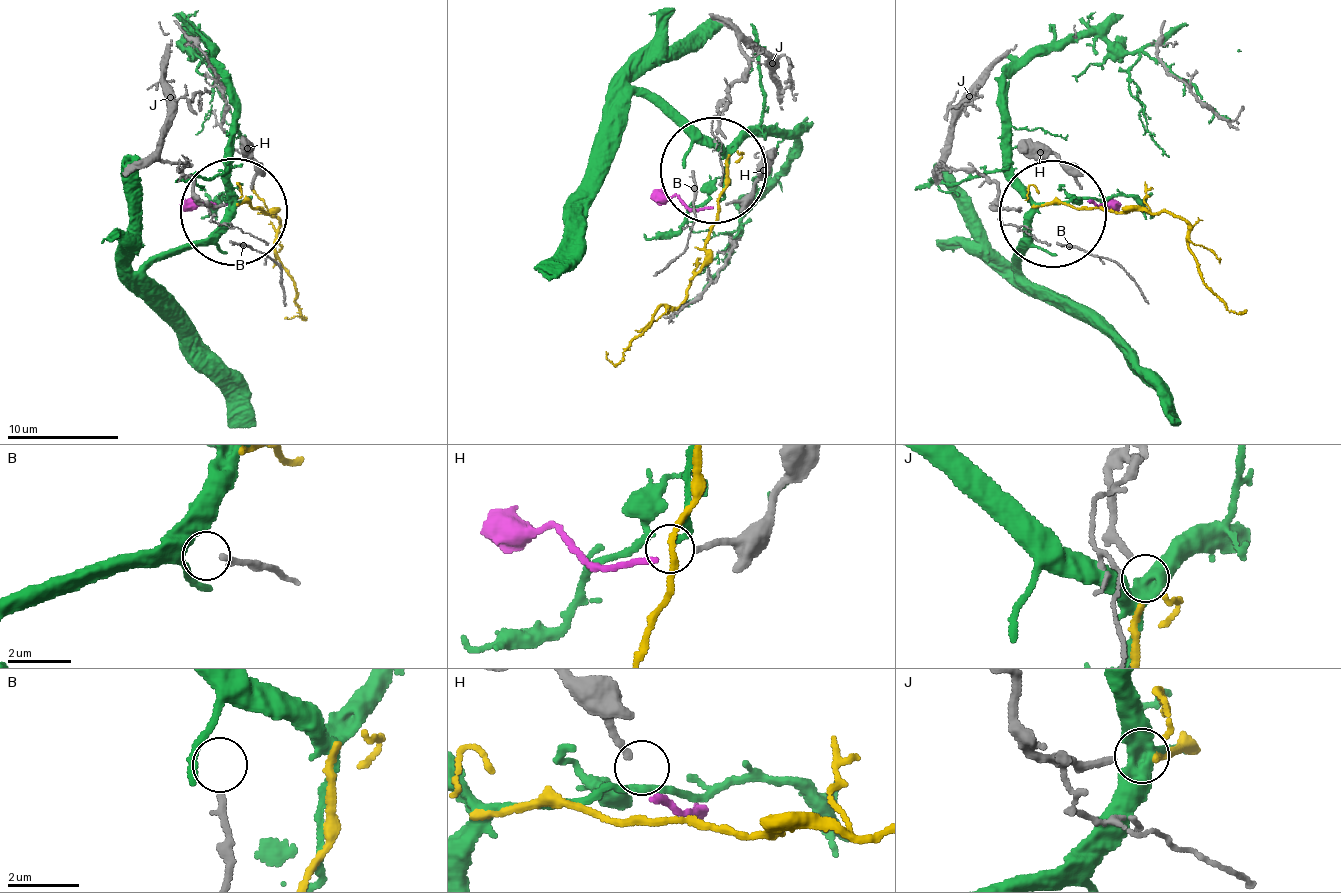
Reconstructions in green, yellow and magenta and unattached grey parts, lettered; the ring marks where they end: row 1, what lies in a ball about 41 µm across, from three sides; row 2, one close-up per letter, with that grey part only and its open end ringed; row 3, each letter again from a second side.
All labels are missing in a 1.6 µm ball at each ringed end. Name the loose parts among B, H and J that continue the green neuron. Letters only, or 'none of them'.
none of them

